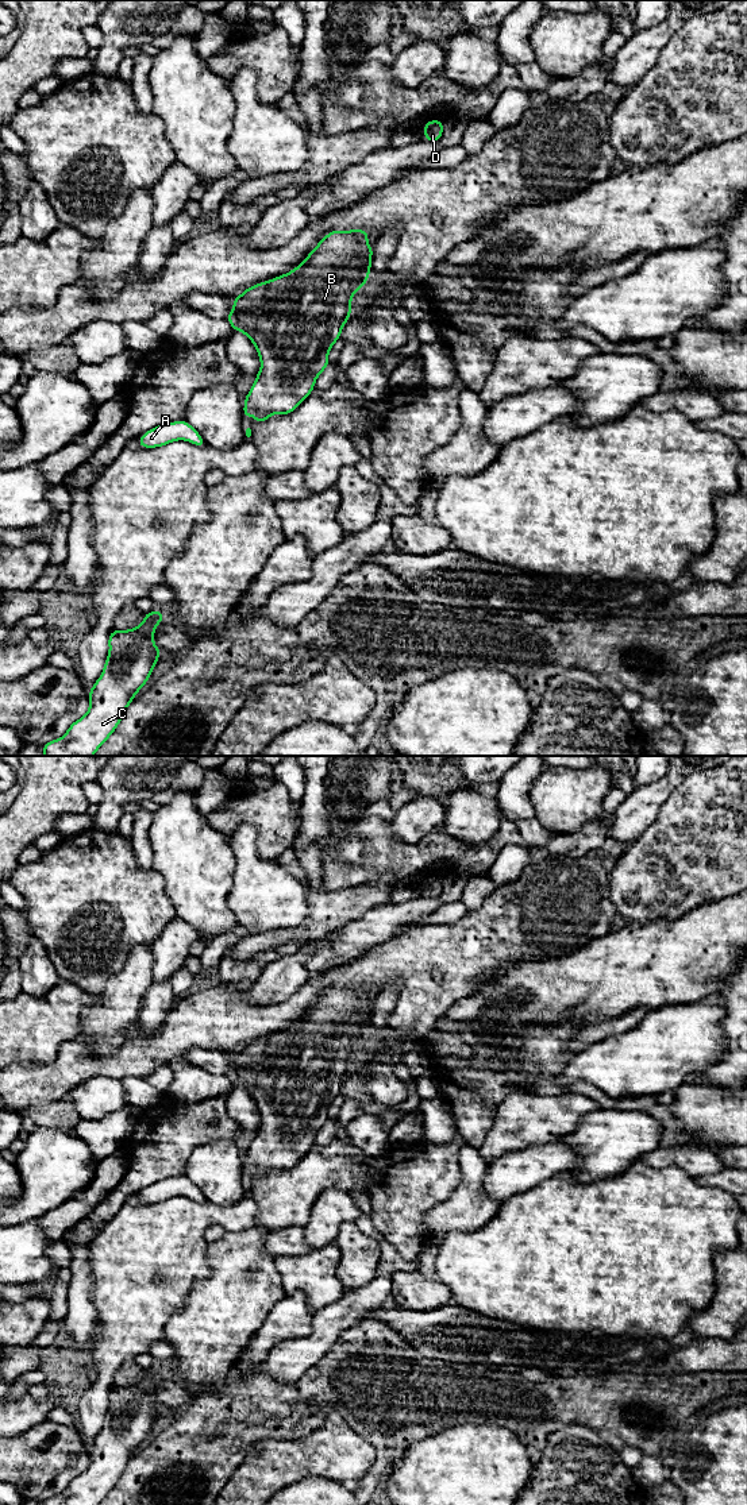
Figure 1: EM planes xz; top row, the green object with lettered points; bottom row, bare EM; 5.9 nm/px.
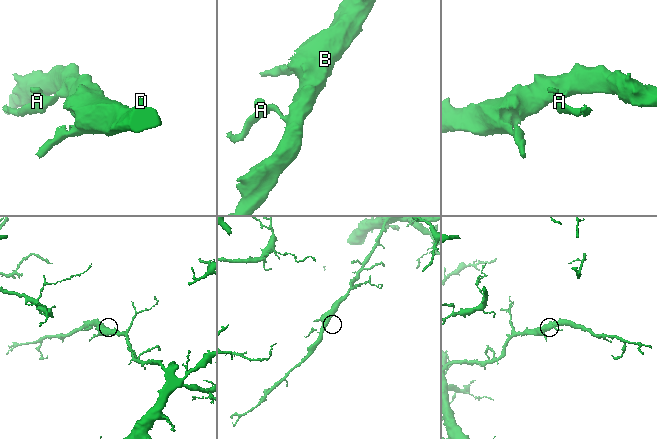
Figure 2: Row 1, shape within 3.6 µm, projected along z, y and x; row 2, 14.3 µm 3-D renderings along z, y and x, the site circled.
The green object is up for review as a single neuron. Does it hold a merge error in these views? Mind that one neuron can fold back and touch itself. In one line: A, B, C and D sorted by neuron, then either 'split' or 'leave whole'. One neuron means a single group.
groups A B C D; leave whole

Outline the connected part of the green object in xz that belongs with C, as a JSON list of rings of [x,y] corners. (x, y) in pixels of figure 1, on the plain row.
[[[161,1366],[145,1369],[143,1378],[134,1385],[112,1386],[108,1393],[109,1408],[100,1433],[89,1446],[89,1466],[74,1477],[58,1496],[49,1497],[42,1505],[99,1505],[116,1486],[127,1463],[138,1447],[147,1439],[162,1408],[154,1398],[154,1388],[163,1377]]]

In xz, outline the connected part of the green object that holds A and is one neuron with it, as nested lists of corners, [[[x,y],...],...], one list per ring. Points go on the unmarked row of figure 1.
[[[185,1176],[158,1181],[143,1189],[138,1199],[142,1204],[157,1204],[176,1196],[186,1196],[197,1203],[207,1201],[200,1189]]]

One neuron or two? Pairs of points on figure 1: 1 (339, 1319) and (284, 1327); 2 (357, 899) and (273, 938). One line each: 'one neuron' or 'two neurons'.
1: two neurons
2: one neuron

